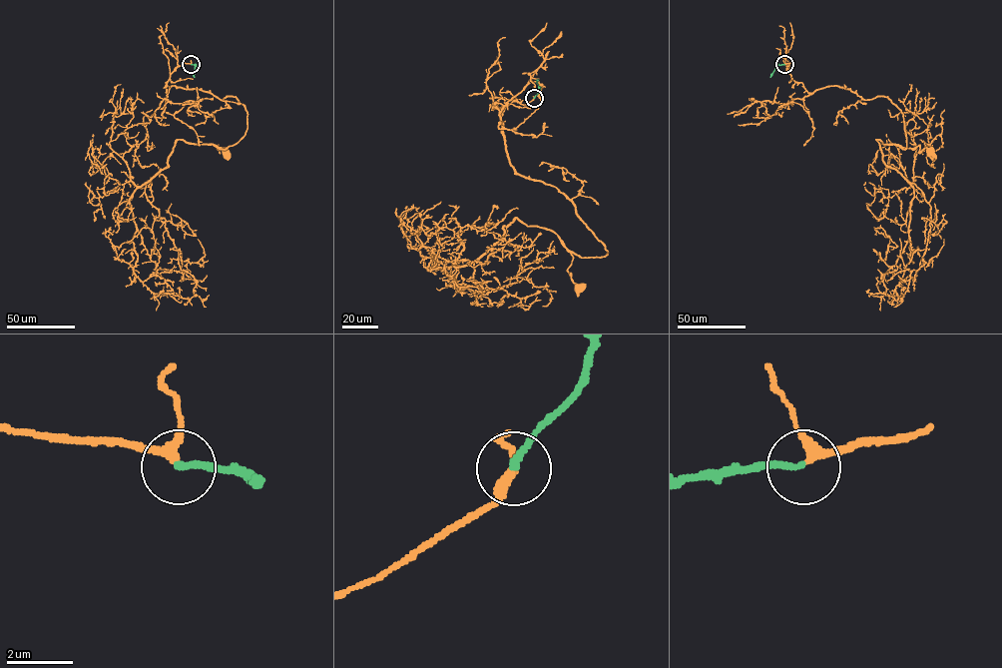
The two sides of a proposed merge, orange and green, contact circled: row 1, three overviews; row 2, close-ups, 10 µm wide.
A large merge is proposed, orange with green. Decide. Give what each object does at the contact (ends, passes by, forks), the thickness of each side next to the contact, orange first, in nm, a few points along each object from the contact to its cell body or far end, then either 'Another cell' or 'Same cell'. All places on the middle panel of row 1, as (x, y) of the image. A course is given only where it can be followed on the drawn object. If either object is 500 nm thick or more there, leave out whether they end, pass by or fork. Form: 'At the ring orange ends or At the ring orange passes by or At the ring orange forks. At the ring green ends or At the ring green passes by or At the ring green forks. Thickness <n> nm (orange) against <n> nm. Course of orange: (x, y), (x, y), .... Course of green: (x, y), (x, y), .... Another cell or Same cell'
At the ring orange passes by. At the ring green ends. Thickness 260 nm (orange) against 180 nm. Course of orange: (534, 98), (507, 105), (502, 134), (513, 169), (555, 187), (607, 250), (570, 252), (567, 271), (579, 288). Course of green: (534, 98), (539, 88), (538, 79). Same cell

